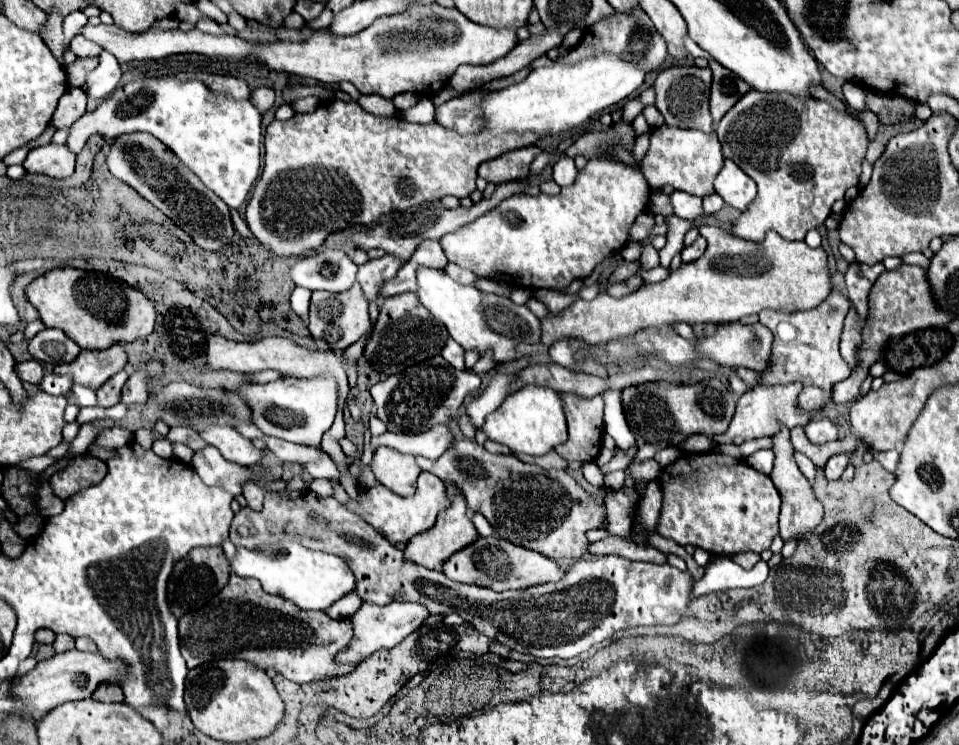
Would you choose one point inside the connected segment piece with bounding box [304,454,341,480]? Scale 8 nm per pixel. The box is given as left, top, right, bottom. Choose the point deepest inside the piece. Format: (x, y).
(325, 468)

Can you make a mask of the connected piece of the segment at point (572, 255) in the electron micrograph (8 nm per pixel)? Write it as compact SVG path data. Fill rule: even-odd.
M610 158L588 160L586 168L578 172L576 182L572 186L562 188L558 196L548 194L510 196L502 200L494 210L462 226L458 232L442 236L440 246L450 262L472 270L476 276L500 278L516 288L560 290L574 280L588 278L604 258L624 248L628 240L628 230L634 224L636 216L646 210L648 198L650 198L650 186L646 184L646 178L642 176L640 170L624 166L622 162Z

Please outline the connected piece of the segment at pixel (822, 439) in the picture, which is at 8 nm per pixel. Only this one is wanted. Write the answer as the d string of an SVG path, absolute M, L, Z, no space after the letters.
M814 418L806 424L806 436L814 444L826 444L838 438L838 426L828 418Z

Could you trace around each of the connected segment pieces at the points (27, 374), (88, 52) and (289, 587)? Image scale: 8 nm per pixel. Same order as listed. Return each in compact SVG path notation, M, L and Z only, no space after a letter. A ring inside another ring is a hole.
M34 359L17 363L14 370L19 378L22 378L24 382L30 382L30 384L38 384L44 376L41 363Z
M74 36L70 42L70 52L80 60L80 58L88 58L88 56L98 56L102 52L102 48L98 48L94 42L86 40L84 36Z
M278 542L258 552L238 548L238 554L230 562L230 568L238 576L260 580L262 588L268 594L282 596L304 610L326 610L336 600L356 590L356 578L340 556L320 550L308 550L298 542Z

